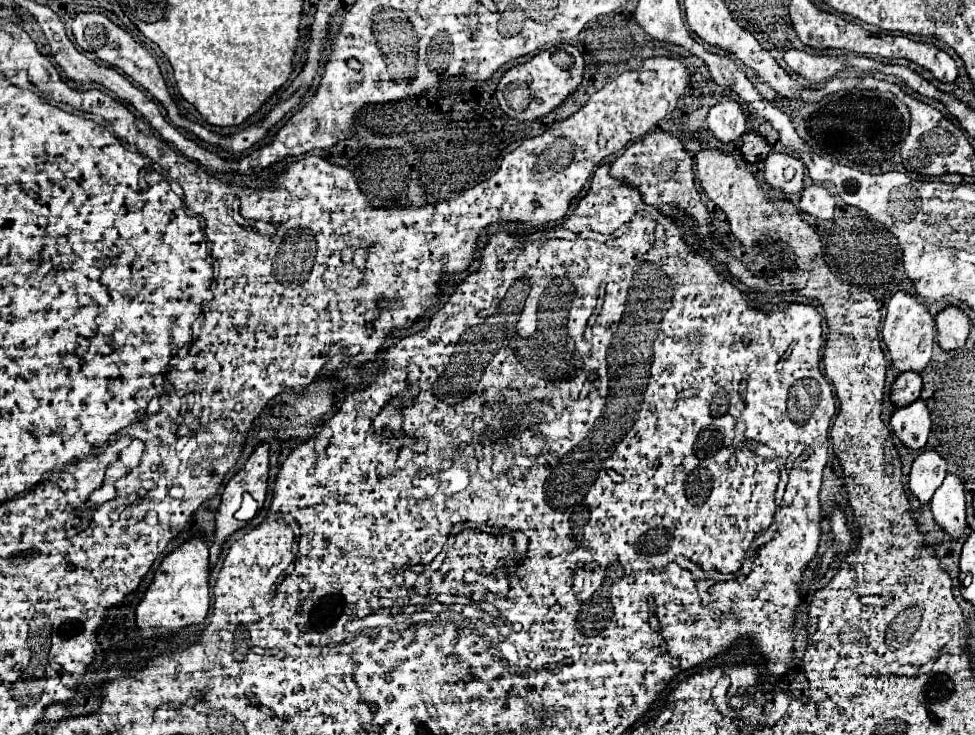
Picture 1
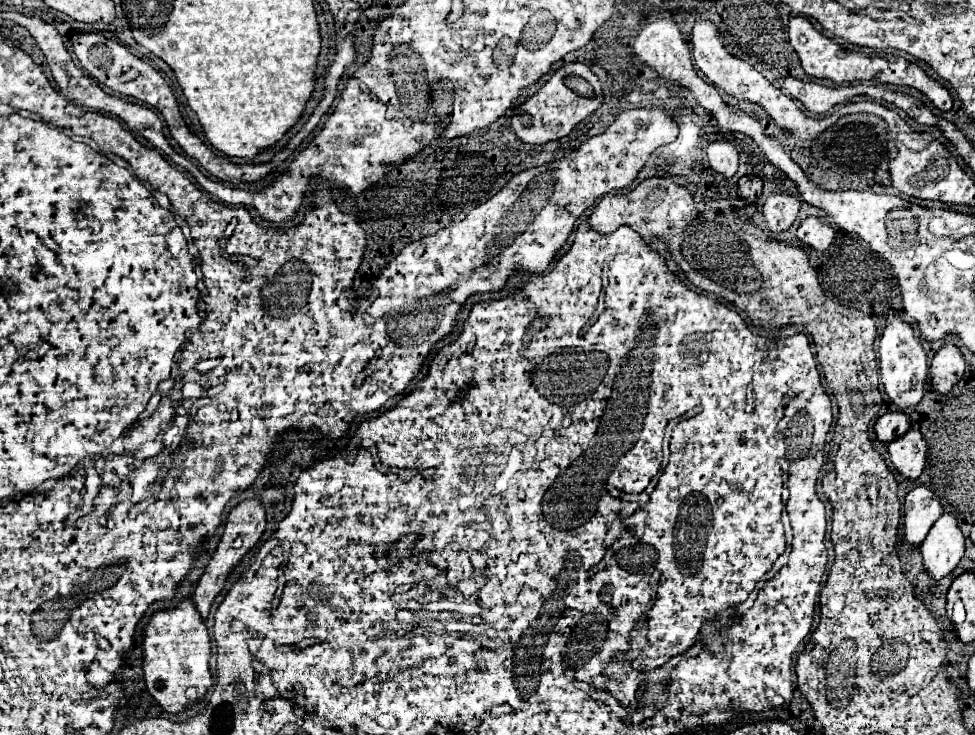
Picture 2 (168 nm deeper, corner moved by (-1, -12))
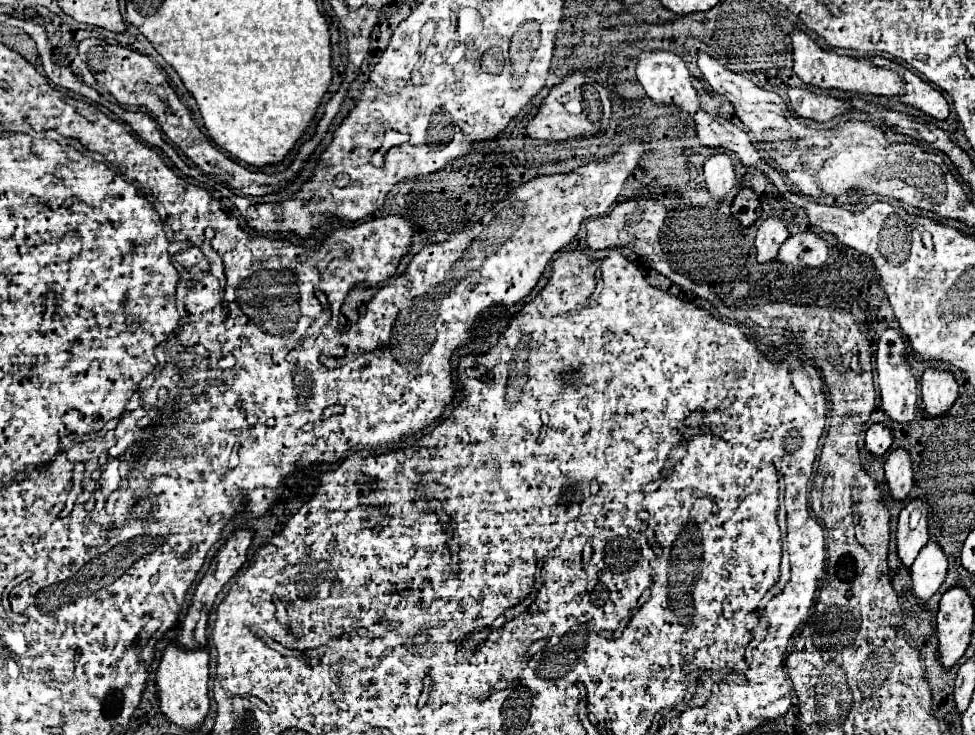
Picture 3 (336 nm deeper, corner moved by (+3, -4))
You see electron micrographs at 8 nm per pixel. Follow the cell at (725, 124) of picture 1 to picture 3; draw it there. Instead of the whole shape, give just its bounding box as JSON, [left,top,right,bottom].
[704,154,734,202]

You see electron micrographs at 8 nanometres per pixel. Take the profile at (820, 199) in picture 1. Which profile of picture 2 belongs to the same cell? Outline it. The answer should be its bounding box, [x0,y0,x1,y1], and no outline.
[796,216,834,250]

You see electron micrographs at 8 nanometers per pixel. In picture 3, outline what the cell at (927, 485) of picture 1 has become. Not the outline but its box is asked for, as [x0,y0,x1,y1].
[896,500,928,568]

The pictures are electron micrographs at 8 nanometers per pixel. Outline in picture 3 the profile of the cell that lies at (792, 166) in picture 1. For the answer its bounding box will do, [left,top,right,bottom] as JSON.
[756,216,788,264]

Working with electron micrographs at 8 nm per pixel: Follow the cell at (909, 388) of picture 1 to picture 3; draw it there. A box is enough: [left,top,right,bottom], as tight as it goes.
[866,424,892,458]

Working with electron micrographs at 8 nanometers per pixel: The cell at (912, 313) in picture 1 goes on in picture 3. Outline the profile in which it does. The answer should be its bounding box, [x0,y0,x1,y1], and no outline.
[876,328,918,424]

